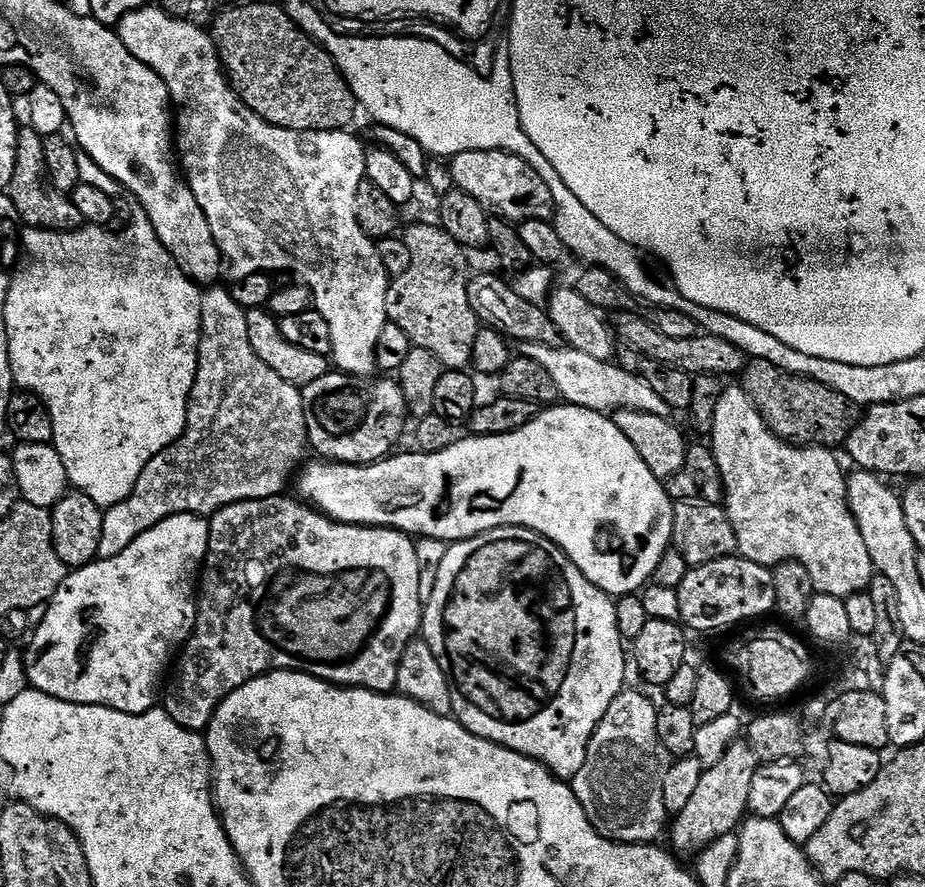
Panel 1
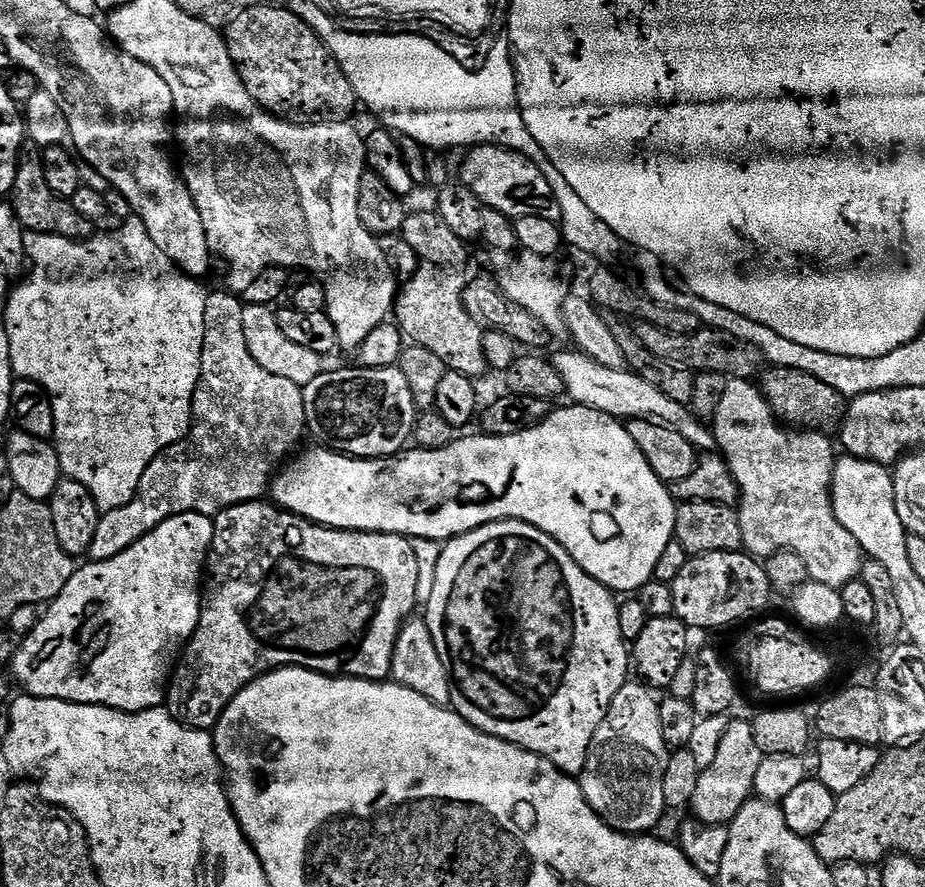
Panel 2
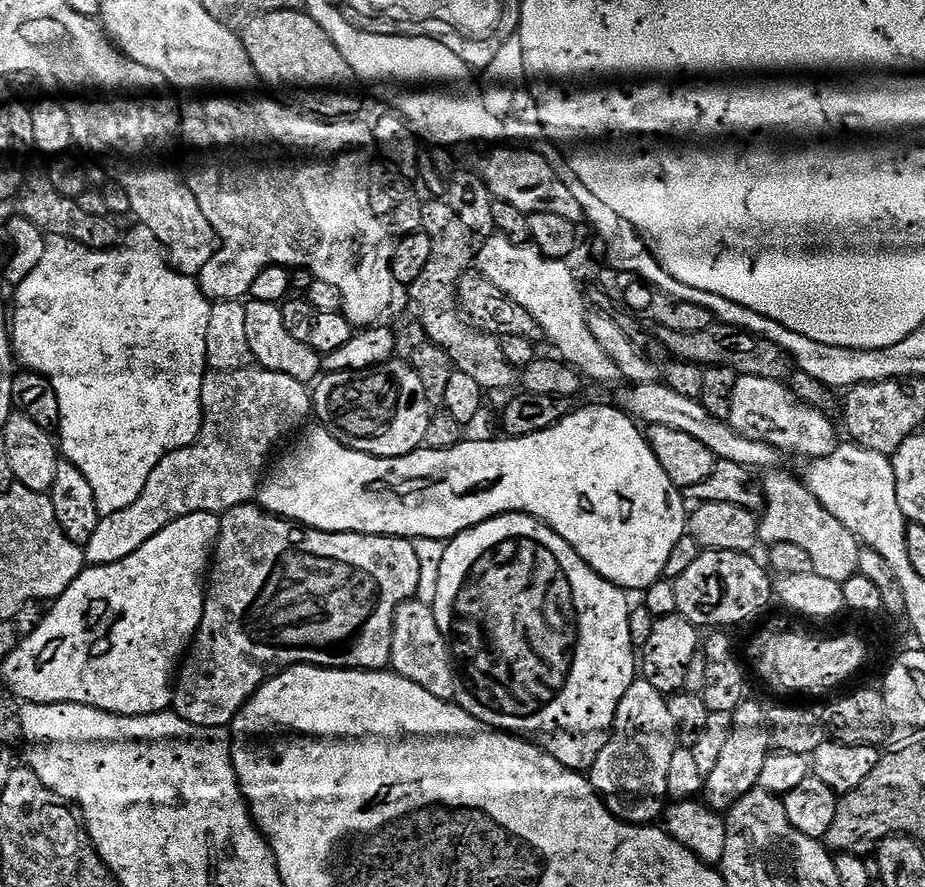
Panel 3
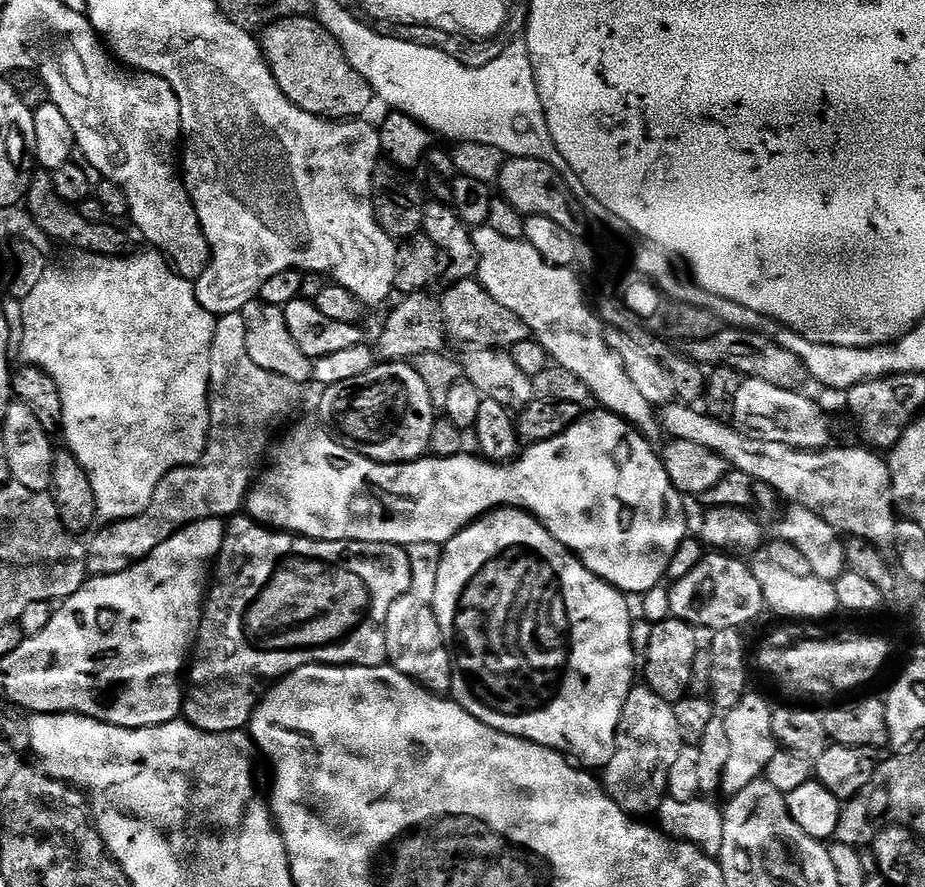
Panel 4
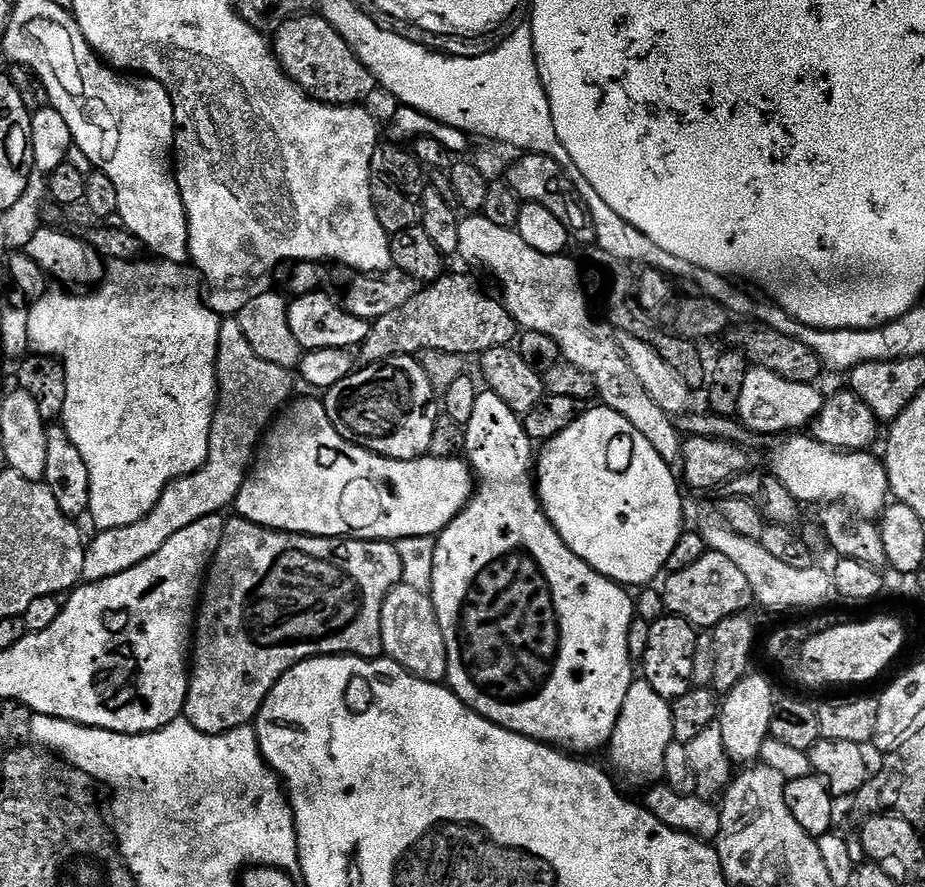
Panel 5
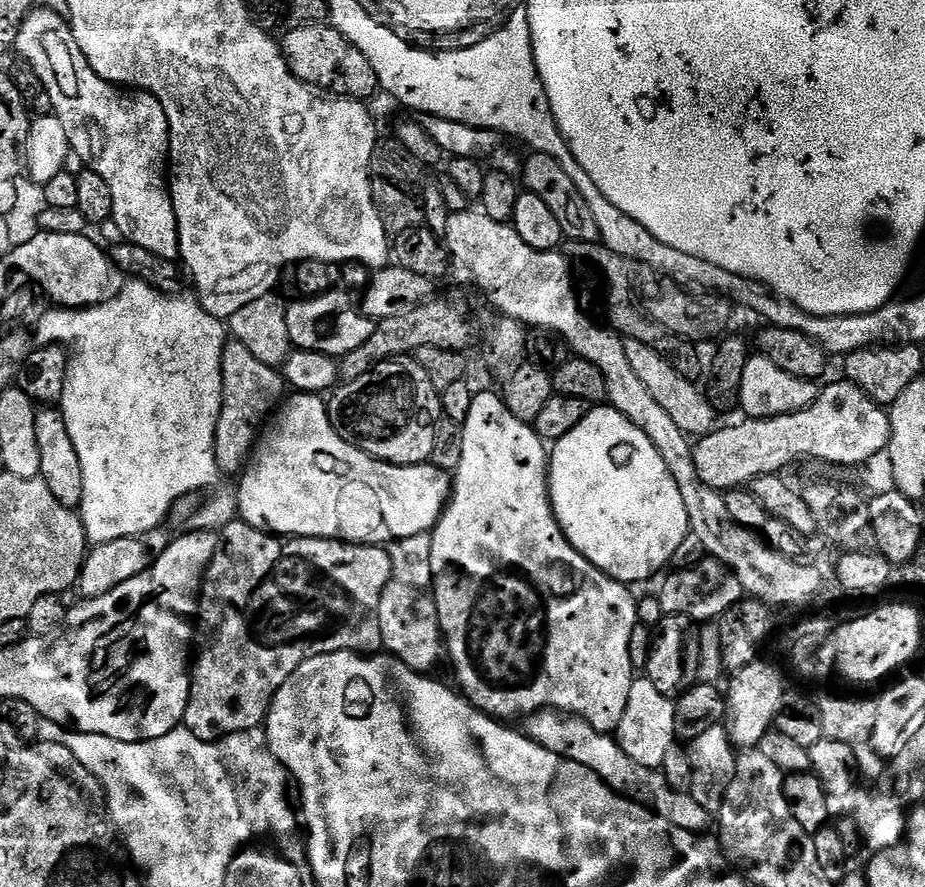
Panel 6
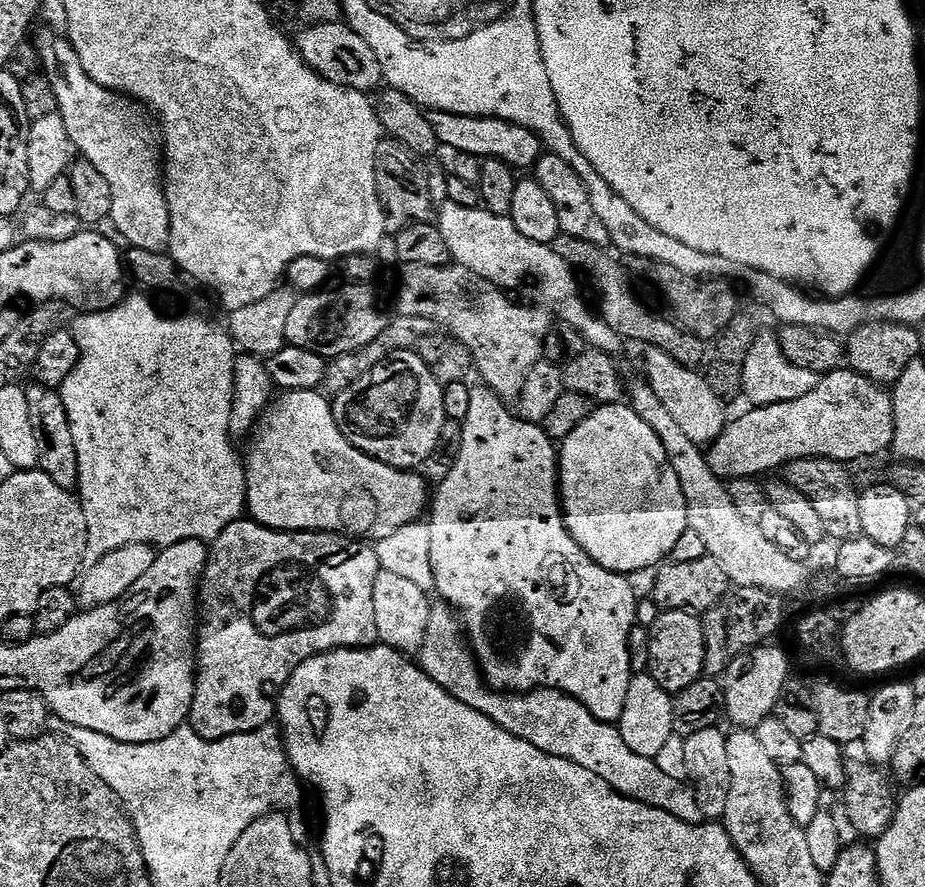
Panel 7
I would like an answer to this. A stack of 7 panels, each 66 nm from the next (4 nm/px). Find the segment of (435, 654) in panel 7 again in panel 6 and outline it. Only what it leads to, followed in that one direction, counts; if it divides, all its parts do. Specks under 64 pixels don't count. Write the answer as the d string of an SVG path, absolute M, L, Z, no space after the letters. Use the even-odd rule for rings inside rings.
M545 710L532 713L523 721L523 724L523 735L533 740L535 744L562 758L573 760L594 770L594 774L601 776L625 800L635 800L636 803L643 804L657 816L666 818L666 822L697 834L703 833L707 829L704 827L711 820L713 823L713 813L698 806L698 802L694 802L694 798L689 793L674 790L674 786L670 786L670 782L666 782L663 771L638 766L638 762L634 762L634 758L630 758L630 754L626 754L620 748L620 742L615 735L594 730L594 726L590 726L590 722L586 722L580 716Z

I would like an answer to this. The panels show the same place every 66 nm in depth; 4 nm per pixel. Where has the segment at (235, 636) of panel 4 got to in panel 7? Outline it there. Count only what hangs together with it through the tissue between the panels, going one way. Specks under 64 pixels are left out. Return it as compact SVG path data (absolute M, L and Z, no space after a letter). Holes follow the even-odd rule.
M241 518L236 520L230 526L226 526L226 530L222 530L222 534L218 534L215 540L211 541L208 550L208 561L204 567L204 575L200 577L198 581L198 612L200 608L200 632L198 628L198 635L194 640L194 671L196 673L196 693L192 699L192 708L188 711L187 723L197 732L203 740L221 740L222 738L230 738L234 734L246 734L247 732L253 732L259 728L269 727L273 723L274 717L278 712L278 690L283 688L285 682L292 677L294 670L302 662L306 662L311 656L319 656L326 652L335 652L337 650L359 650L362 648L373 647L377 643L378 637L376 634L376 627L374 626L374 606L372 605L372 587L374 582L381 574L380 560L376 557L375 547L366 545L367 543L361 542L356 538L349 538L344 534L337 534L334 532L285 532L283 530L277 530L275 528L265 528L263 524L257 524L255 520L251 518Z

